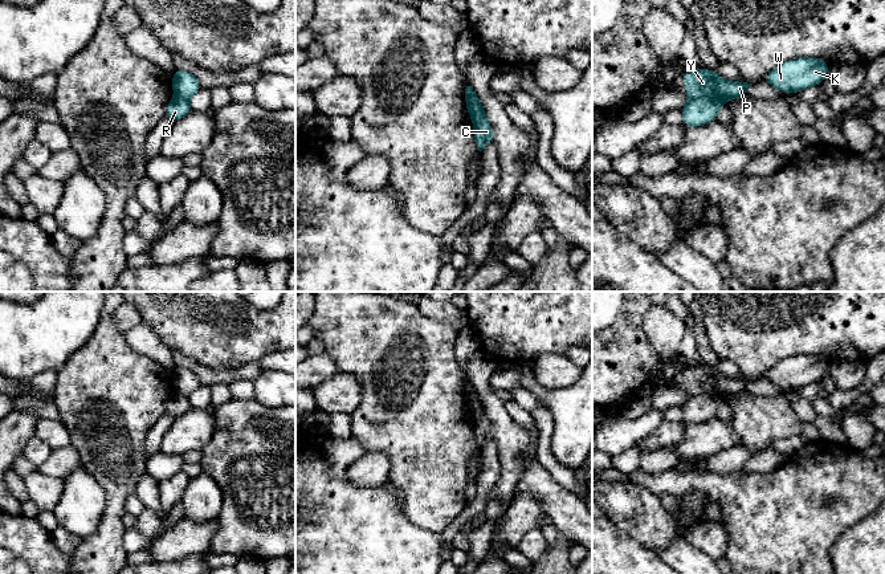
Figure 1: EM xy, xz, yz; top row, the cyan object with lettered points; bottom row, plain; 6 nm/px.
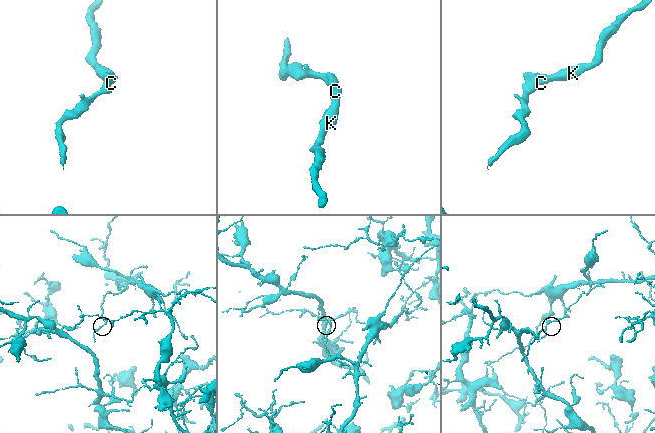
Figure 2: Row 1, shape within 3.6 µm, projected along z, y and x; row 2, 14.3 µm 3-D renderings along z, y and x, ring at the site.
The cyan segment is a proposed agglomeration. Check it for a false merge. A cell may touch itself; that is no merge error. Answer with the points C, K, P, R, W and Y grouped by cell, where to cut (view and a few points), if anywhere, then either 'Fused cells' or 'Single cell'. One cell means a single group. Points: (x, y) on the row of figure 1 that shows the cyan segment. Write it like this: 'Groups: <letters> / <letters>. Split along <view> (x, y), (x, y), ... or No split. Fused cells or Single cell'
Groups: C K P W Y / R. Split along yz (690, 97), (713, 97), (722, 102). Fused cells

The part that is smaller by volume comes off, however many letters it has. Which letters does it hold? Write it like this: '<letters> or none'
R

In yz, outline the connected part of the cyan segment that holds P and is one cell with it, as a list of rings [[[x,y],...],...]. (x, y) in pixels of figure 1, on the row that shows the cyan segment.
[[[686,70],[682,74],[686,94],[690,98],[714,98],[726,102],[747,94],[753,84],[726,81],[715,70]]]

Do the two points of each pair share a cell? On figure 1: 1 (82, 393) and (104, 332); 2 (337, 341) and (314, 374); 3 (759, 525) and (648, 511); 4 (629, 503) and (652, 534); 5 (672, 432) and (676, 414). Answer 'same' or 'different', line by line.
1: same
2: different
3: different
4: same
5: different

